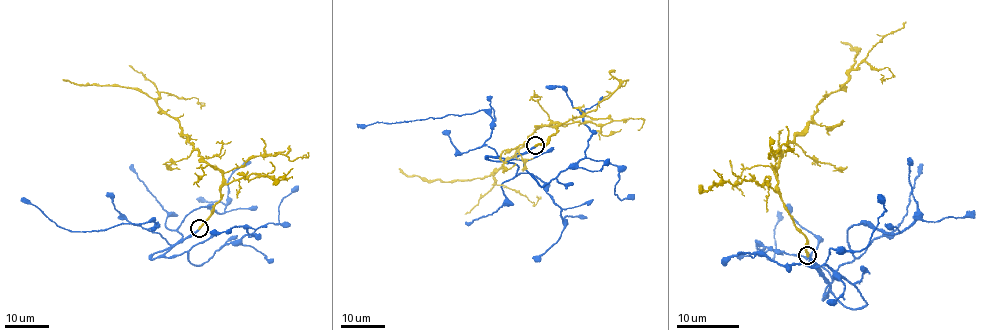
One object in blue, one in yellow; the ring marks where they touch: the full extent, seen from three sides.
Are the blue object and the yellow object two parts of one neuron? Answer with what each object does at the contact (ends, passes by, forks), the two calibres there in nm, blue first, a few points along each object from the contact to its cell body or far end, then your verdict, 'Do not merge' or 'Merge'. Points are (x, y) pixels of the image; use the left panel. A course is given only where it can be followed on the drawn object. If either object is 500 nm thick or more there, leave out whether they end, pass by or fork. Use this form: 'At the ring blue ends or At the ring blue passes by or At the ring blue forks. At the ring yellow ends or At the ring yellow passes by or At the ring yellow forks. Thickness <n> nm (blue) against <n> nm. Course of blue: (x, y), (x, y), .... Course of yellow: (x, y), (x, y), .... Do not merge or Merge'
At the ring blue ends. At the ring yellow ends. Thickness 320 nm (blue) against 380 nm. Course of blue: (199, 228), (164, 255), (186, 252), (202, 265), (225, 244), (262, 226), (283, 225), (280, 202), (298, 185). Course of yellow: (199, 228), (220, 199), (222, 173), (204, 160), (180, 124), (136, 89), (62, 79). Merge

